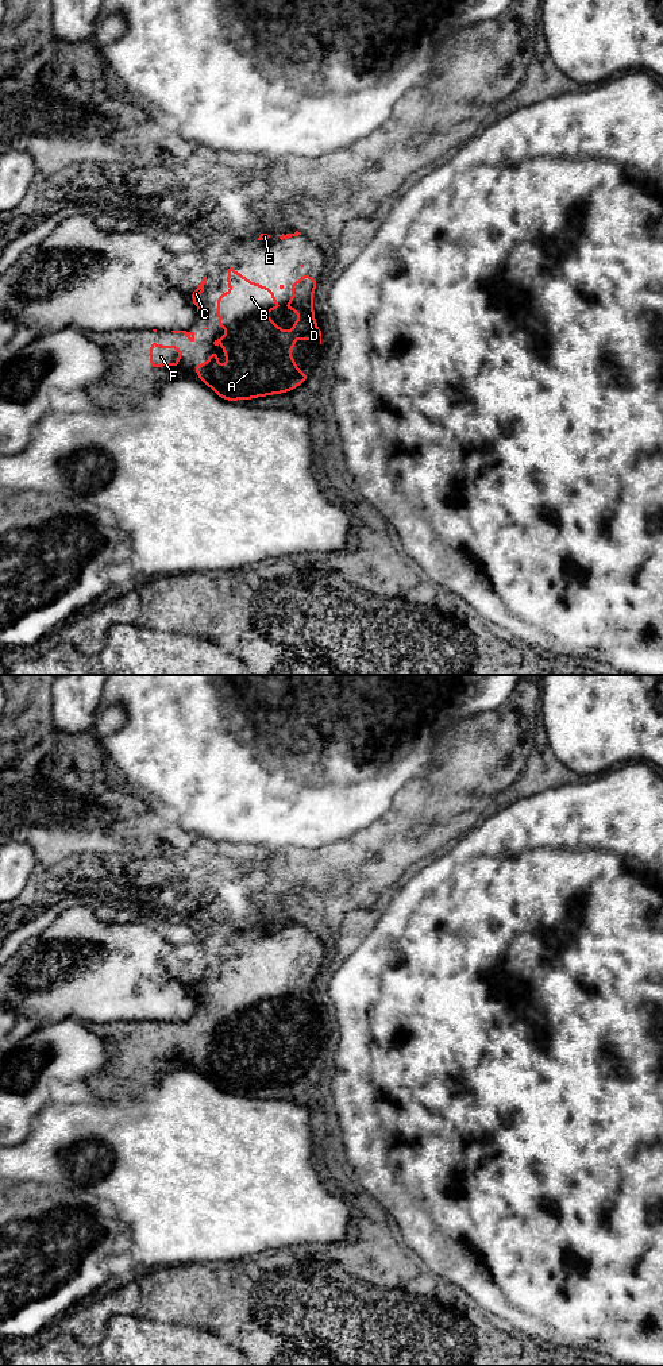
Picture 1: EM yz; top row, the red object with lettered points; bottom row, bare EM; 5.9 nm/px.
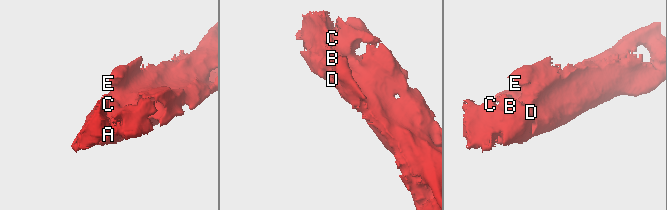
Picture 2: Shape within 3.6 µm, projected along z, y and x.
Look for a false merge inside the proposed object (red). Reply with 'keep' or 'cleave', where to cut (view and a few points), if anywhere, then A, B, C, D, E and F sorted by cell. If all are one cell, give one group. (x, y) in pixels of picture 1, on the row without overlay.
keep | no cut | A B C D E F

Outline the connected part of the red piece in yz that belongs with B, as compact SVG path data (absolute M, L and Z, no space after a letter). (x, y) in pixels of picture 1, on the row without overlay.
M230 956L226 976L234 981L217 987L217 1012L228 1024L213 1033L215 1037L223 1035L228 1054L220 1057L216 1042L208 1046L208 1056L194 1054L198 1069L220 1089L243 1092L282 1085L309 1069L311 1065L300 1064L290 1047L294 1024L302 1034L319 1029L321 1035L312 993L317 972L308 962L302 965L300 972L290 975L293 989L285 1000L297 1003L300 1008L286 1023L263 1003L282 998L274 992L275 984L253 975Z

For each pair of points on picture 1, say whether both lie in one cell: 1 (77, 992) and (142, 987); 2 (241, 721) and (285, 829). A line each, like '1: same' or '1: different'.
1: same
2: same

